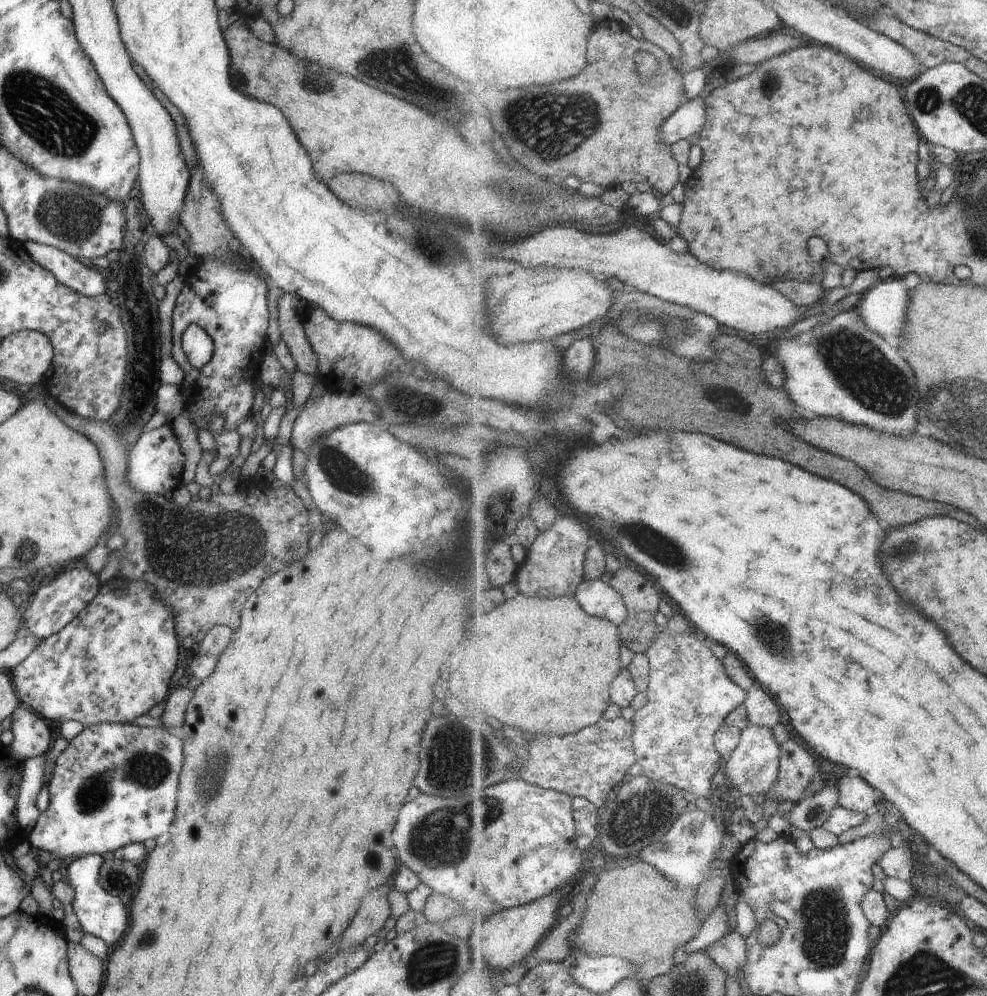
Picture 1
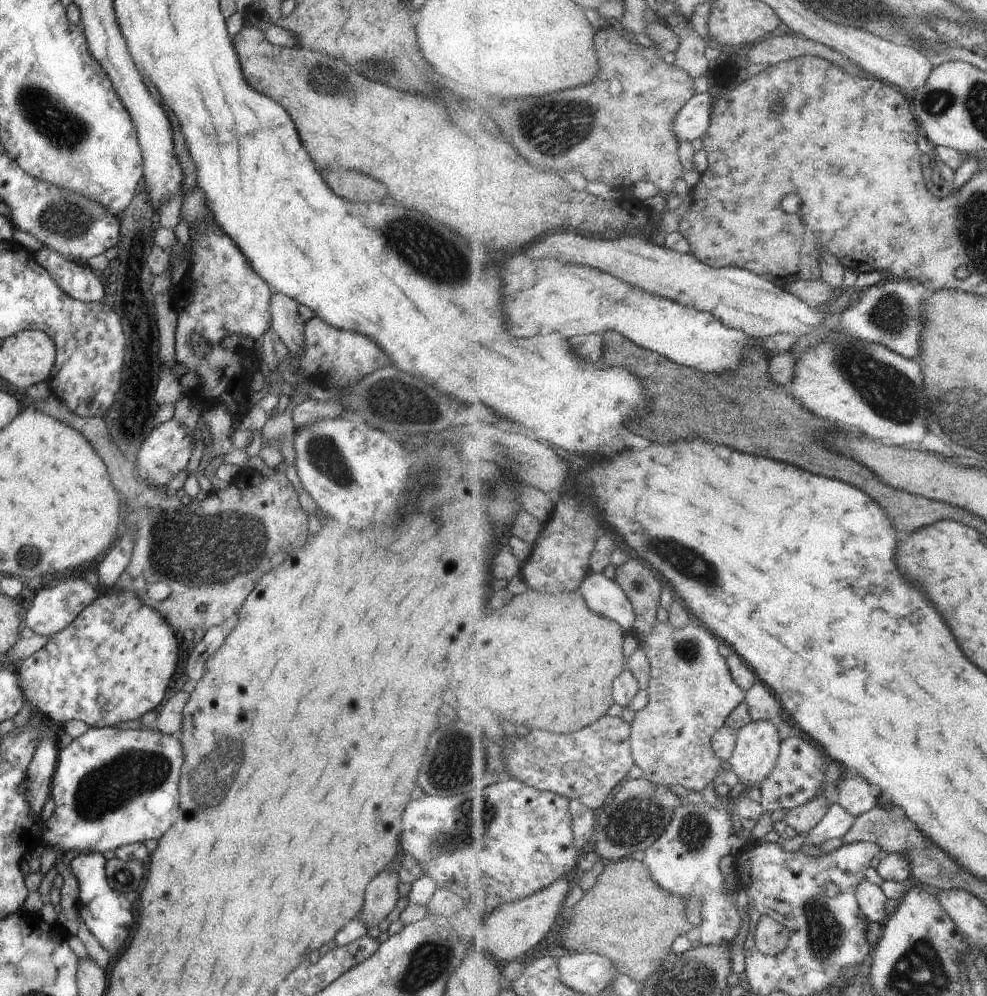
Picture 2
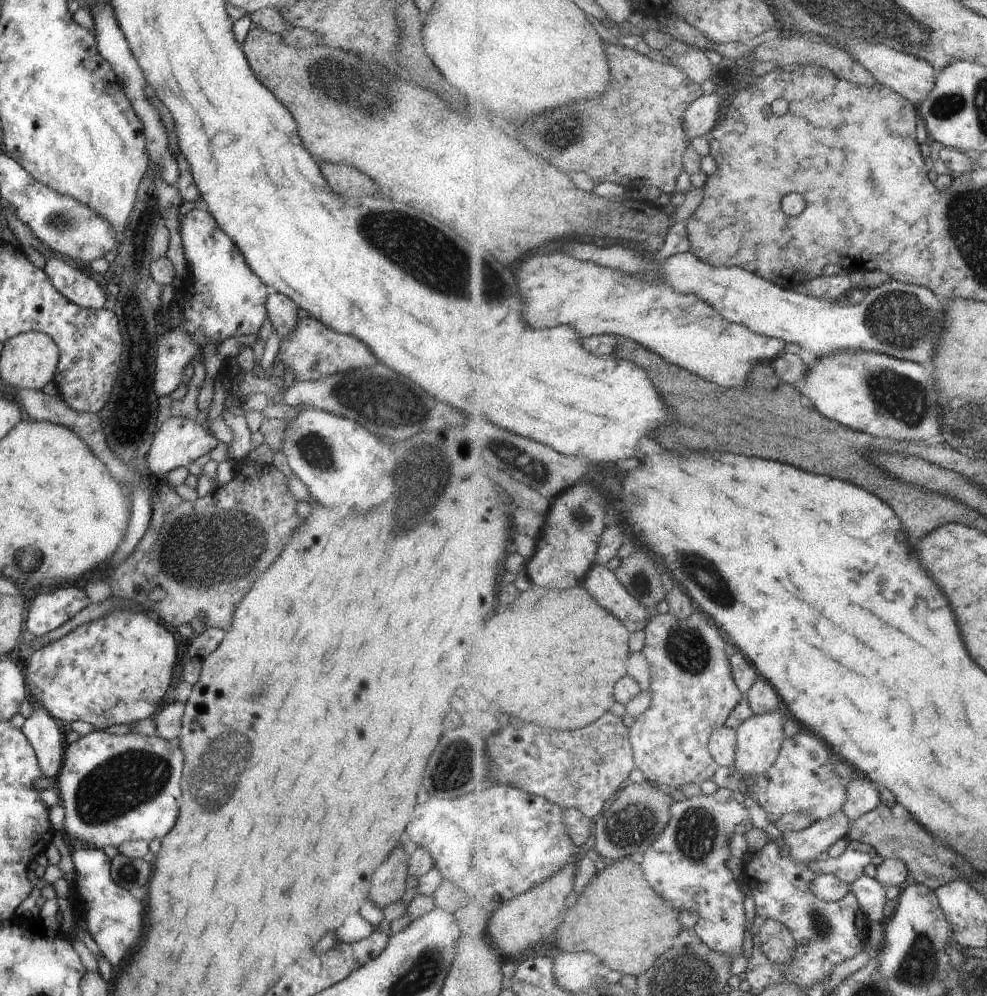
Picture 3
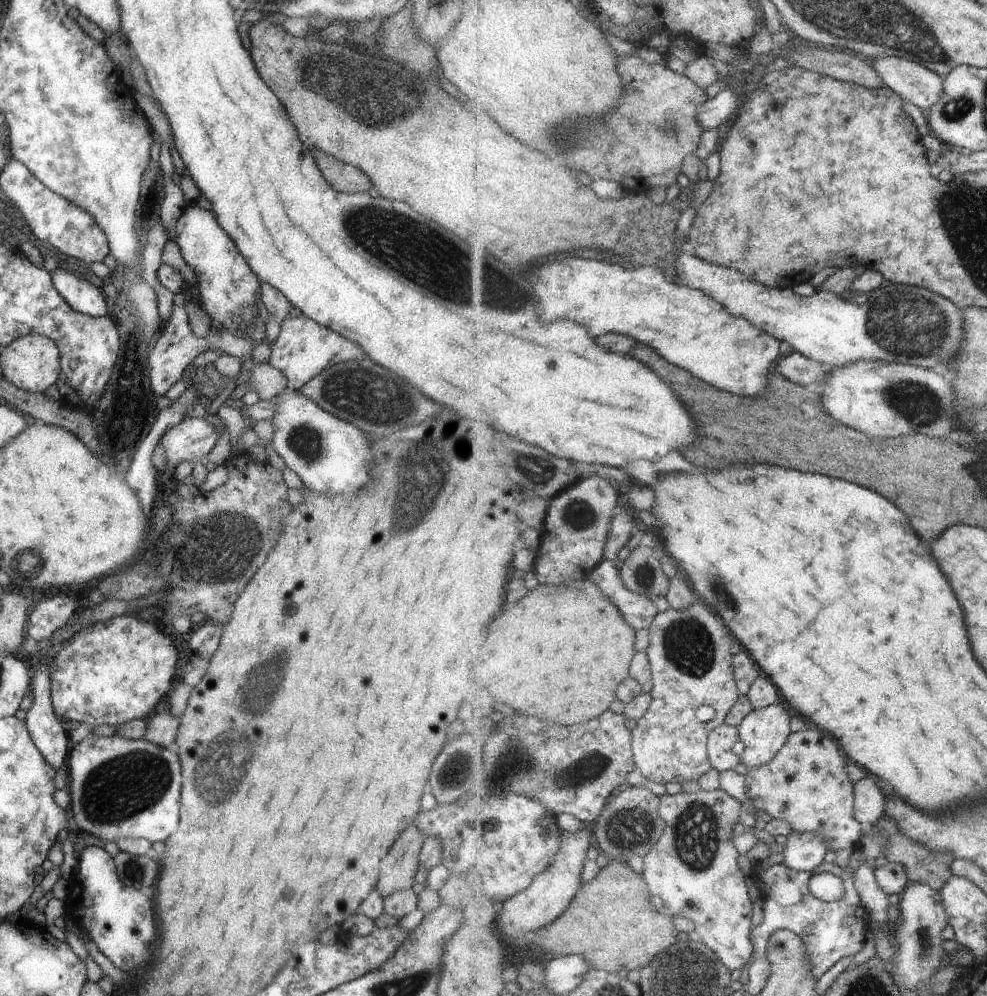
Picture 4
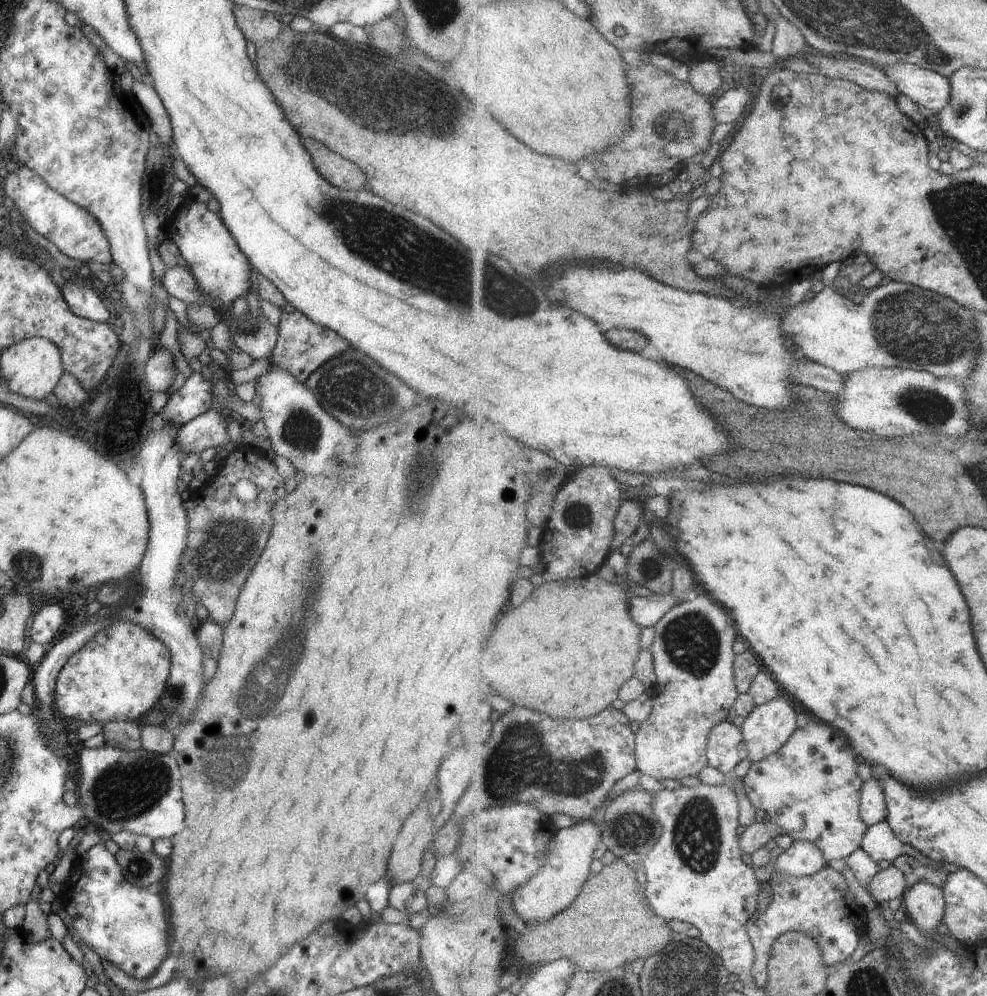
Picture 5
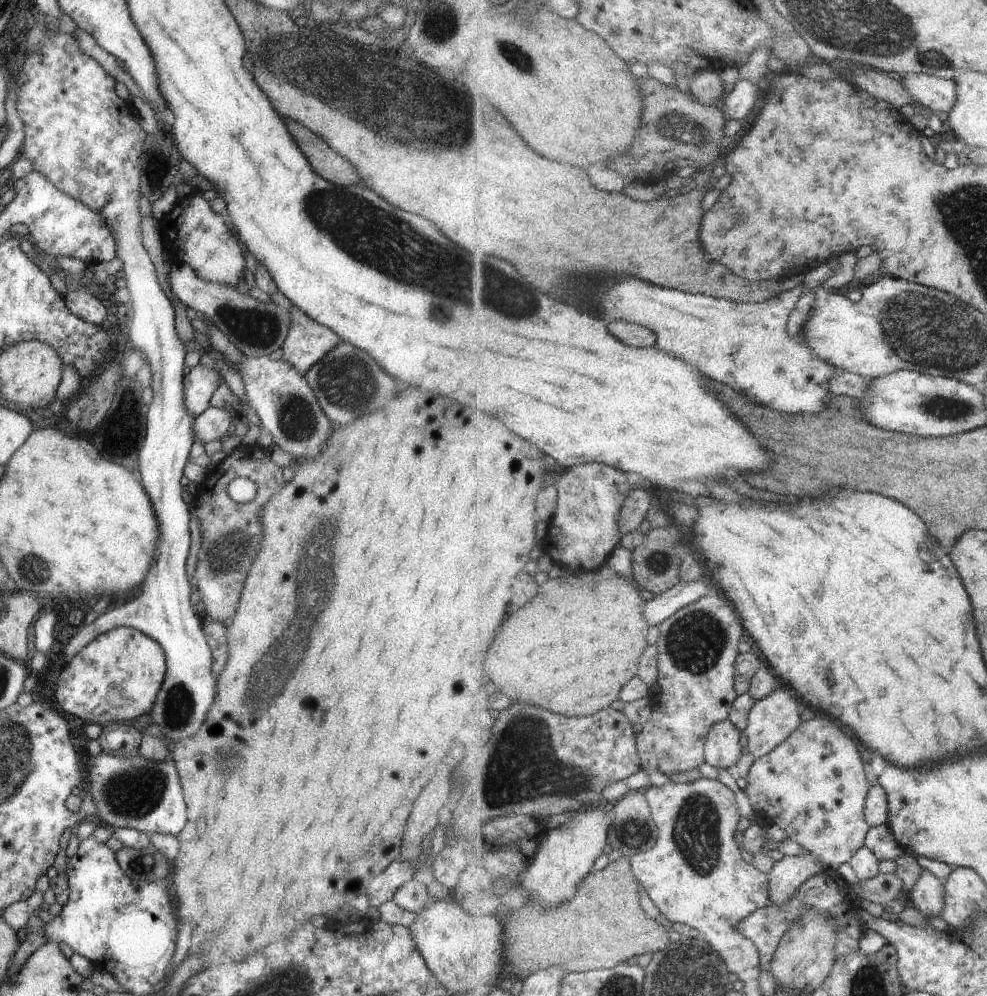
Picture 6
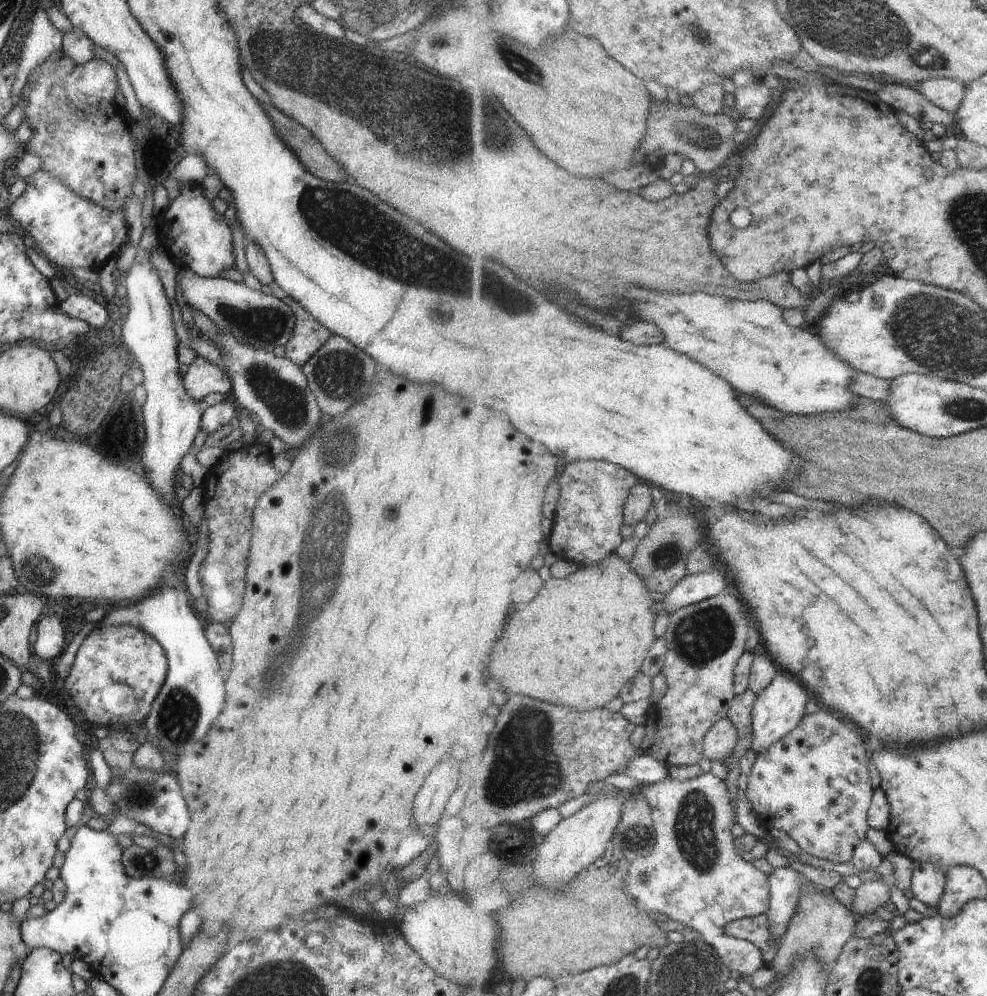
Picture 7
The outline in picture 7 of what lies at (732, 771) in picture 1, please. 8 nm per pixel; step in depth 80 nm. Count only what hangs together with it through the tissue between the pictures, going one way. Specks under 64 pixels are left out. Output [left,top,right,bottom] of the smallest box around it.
[752,670,809,756]

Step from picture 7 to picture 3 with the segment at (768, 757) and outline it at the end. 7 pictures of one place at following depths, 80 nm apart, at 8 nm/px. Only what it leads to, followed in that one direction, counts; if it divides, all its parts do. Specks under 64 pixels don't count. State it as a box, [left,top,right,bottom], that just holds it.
[747,730,848,821]

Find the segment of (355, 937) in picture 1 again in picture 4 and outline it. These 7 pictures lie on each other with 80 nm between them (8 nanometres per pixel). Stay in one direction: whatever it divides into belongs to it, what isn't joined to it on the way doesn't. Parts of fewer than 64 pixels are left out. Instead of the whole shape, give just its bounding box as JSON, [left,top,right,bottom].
[374,824,425,900]

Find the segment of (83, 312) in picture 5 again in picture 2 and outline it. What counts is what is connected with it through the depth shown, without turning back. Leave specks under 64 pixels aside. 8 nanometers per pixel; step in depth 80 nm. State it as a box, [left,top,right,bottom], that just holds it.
[33,247,103,303]

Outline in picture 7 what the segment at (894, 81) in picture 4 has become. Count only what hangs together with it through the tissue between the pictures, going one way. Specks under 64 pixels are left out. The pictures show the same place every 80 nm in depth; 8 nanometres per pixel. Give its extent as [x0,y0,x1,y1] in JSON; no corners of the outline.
[911,77,966,113]

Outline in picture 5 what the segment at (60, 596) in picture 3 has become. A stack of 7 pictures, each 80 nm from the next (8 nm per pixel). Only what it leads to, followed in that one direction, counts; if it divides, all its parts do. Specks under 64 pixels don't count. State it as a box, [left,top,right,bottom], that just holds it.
[29,603,65,648]

